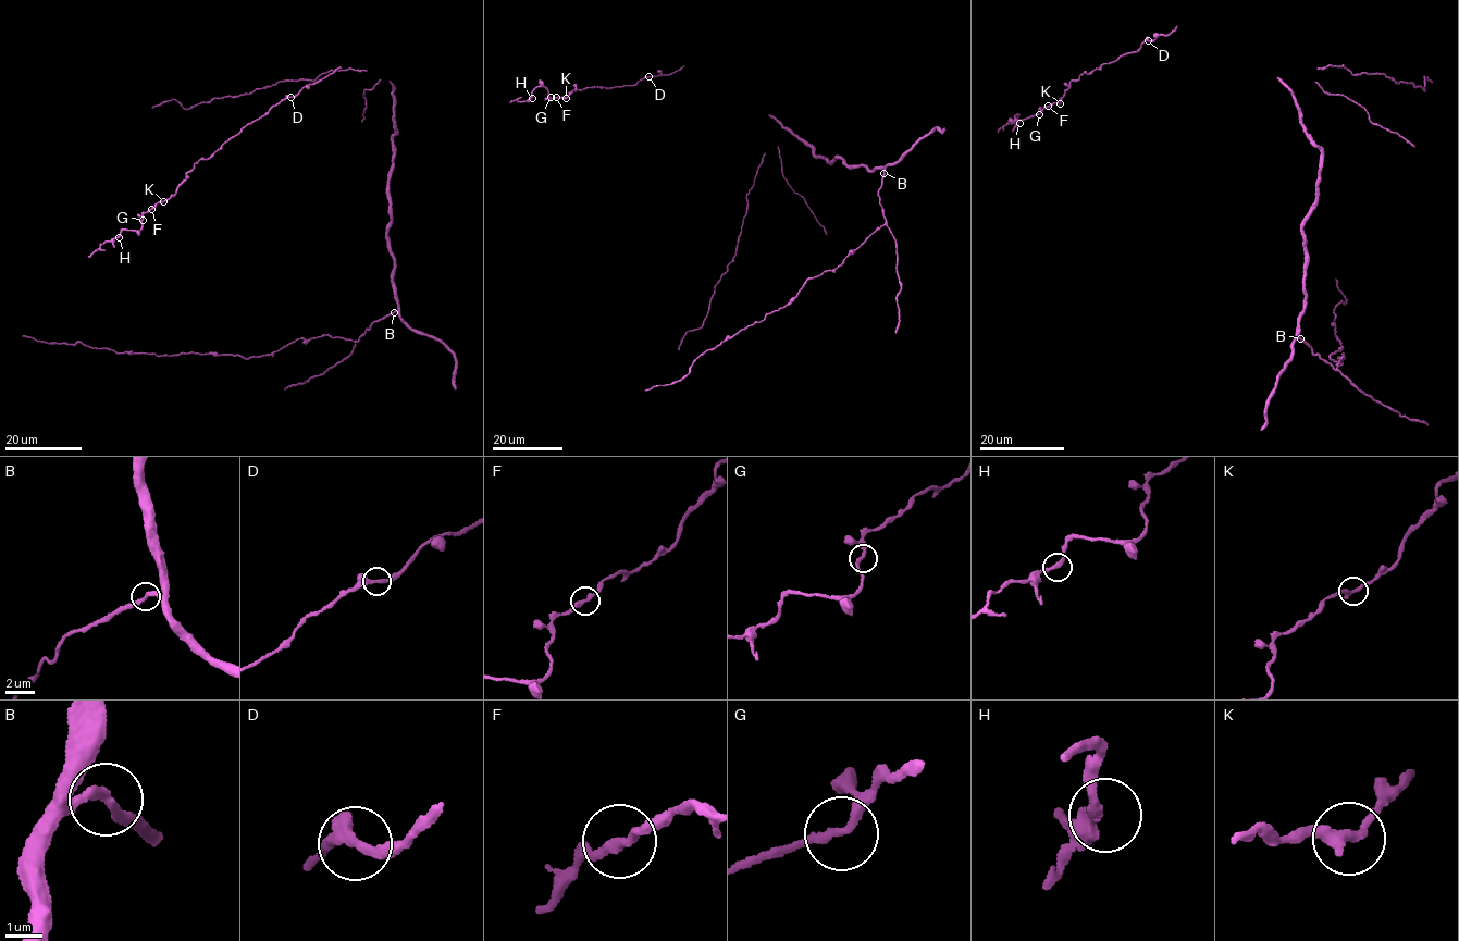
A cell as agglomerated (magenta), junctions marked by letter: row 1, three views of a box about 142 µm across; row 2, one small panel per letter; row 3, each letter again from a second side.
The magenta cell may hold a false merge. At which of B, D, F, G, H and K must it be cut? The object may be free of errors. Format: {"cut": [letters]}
{"cut": []}

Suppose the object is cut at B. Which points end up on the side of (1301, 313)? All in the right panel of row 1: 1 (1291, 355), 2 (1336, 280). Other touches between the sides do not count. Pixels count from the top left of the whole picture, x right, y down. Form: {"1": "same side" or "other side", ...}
{"1": "same side", "2": "other side"}

